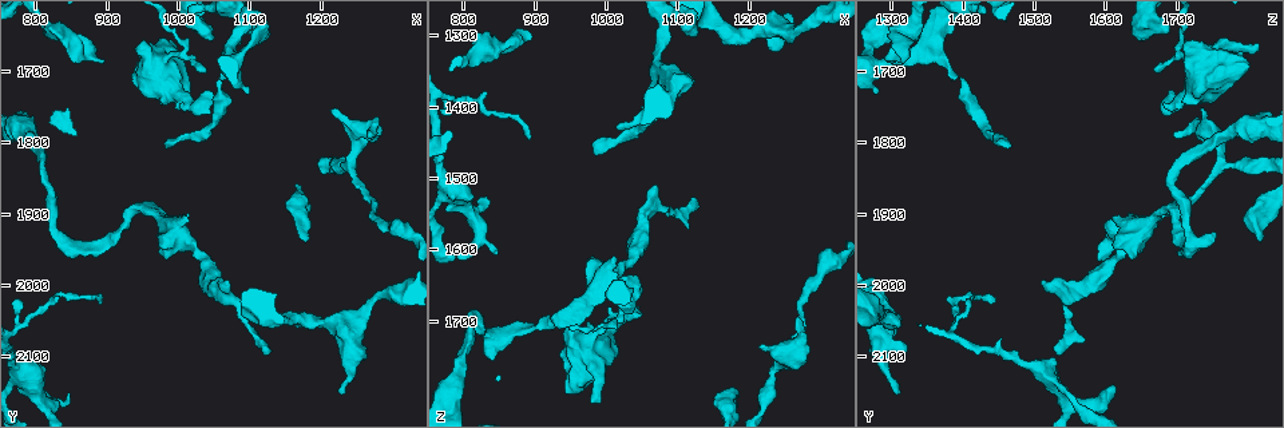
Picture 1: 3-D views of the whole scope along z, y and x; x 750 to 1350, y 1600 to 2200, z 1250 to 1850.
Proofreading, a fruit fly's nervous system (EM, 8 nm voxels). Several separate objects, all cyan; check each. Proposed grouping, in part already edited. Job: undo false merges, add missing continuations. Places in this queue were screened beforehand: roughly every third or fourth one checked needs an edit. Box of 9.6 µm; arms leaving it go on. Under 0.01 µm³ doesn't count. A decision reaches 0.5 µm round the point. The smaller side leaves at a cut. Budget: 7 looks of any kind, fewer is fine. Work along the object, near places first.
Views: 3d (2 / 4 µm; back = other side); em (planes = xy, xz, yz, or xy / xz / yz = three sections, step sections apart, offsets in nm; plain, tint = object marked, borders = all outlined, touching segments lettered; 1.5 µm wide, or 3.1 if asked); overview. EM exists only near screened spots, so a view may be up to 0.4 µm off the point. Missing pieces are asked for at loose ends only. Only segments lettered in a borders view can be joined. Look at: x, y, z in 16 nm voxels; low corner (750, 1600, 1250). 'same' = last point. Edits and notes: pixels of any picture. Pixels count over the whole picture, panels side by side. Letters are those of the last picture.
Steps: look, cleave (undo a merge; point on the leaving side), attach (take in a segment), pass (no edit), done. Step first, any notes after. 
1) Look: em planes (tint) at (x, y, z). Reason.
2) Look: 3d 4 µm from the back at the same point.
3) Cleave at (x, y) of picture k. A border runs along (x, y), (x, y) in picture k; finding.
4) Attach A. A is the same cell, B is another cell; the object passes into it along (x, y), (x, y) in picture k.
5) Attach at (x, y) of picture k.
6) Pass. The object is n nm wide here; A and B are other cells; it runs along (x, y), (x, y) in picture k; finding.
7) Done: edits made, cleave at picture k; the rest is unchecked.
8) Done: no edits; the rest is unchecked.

Look: em planes (tint) at (895, 1690, 1305).

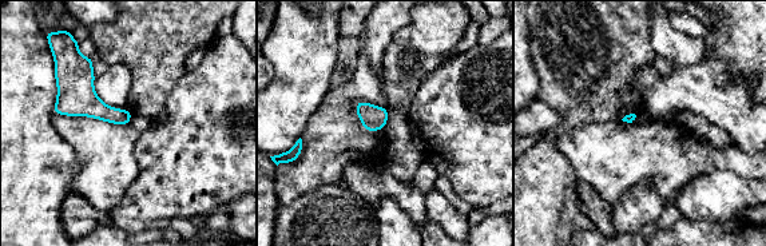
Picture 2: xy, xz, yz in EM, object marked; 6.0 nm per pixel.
Look: em planes (borders) at the same point. See the neighbours.

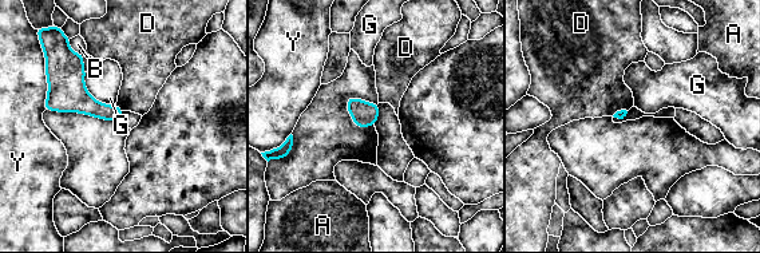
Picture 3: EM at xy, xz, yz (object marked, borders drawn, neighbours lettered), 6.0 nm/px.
Pass. A, B, D, G and Y are other cells; a border runs along (84, 72), (86, 90), (115, 106) in picture 3; none of them fits.

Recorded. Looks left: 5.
Look: em planes (borders) at (850, 2150, 1605). An open end.

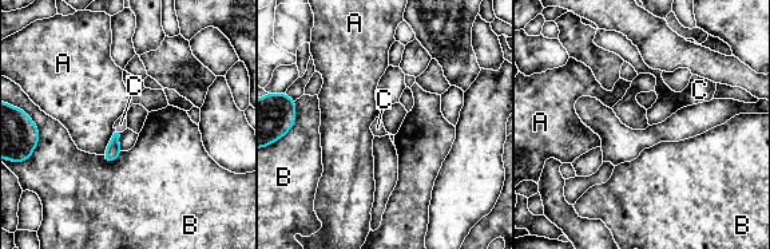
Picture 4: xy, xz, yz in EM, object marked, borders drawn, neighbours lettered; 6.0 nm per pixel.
Attach C. The longest contact is with A, 180 nm; C is the same cell, A and B are other cells; the object passes into it along (114, 150), (119, 130), (120, 123) in picture 4; the cell continues.

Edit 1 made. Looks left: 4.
Look: em yz step 4 (tint) at (980, 1800, 1455). Long arm stops here.

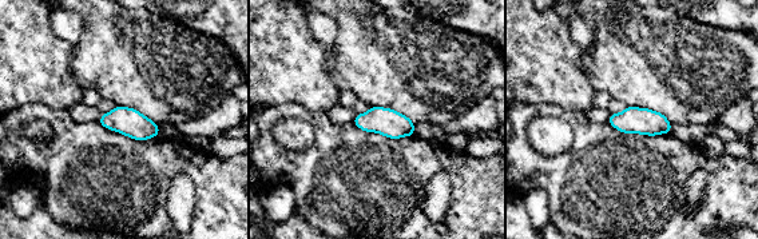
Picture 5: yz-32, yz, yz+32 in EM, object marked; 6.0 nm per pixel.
Look: em xy step 8 (borders) at the same point. Another direction.

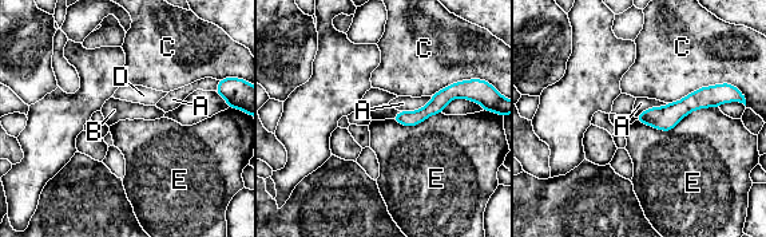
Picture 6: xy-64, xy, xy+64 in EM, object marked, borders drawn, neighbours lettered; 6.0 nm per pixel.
Pass. A, B, C, D and E are other cells; a border runs along (433, 95), (424, 106), (401, 111) in picture 6; none of them fits.

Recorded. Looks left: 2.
Done: edits made, attach at picture 4; the rest is unchecked.

